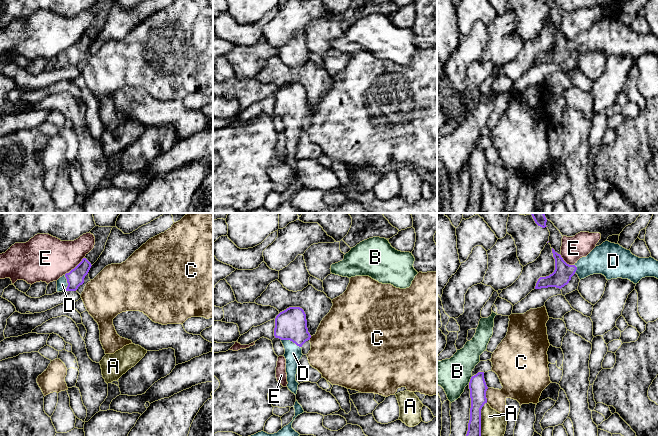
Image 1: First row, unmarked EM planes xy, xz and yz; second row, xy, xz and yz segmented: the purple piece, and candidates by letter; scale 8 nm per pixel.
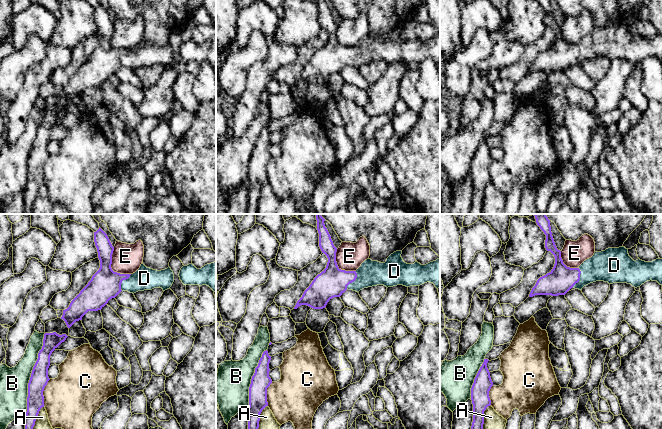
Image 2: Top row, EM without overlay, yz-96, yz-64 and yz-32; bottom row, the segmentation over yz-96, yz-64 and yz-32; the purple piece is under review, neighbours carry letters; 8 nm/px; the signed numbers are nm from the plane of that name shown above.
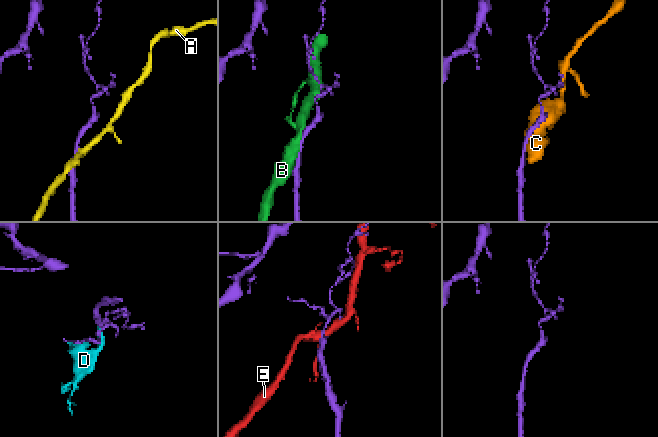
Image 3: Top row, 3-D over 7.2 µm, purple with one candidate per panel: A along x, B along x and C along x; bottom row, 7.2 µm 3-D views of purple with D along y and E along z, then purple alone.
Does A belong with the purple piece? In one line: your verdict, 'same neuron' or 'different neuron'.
different neuron

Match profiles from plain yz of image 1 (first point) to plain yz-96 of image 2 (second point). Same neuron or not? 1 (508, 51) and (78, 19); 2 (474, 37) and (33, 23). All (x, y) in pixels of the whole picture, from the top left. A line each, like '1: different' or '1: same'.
1: different
2: different

